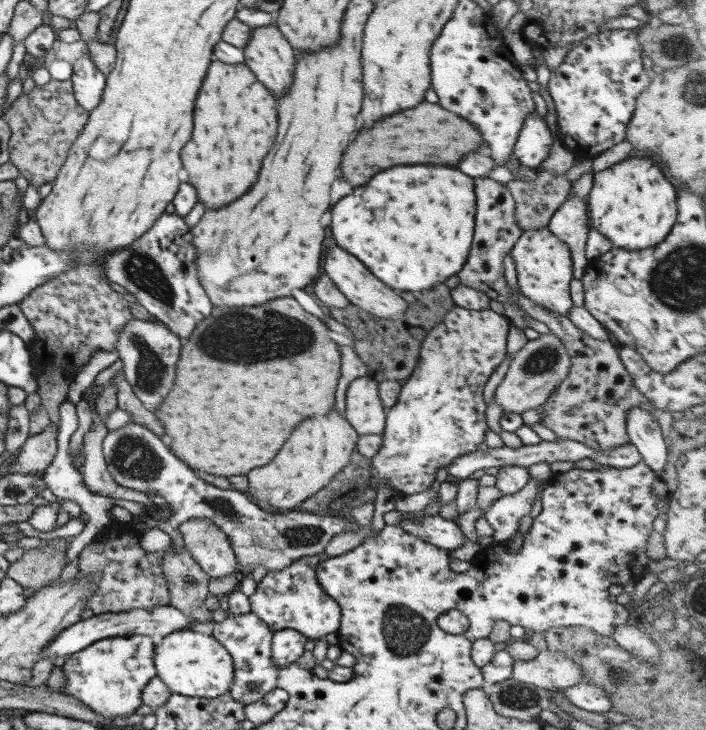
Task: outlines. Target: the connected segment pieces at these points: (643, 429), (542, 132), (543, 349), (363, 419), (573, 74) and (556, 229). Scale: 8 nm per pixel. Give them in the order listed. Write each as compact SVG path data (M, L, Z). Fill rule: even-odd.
M632 408L628 412L626 431L628 431L630 443L642 455L641 462L655 474L662 472L668 464L669 451L656 418L648 410Z
M536 111L525 118L520 129L513 154L521 162L522 166L539 170L542 161L548 156L553 143L553 135L546 125L545 119Z
M552 331L550 334L541 334L520 348L512 357L510 369L496 388L494 401L502 410L522 415L526 410L539 409L548 398L551 398L554 389L568 376L571 367L570 355L565 342Z
M372 377L353 380L346 391L346 419L360 435L384 433L387 412L379 398L379 383Z
M604 29L599 33L583 38L578 44L574 45L572 49L566 54L564 61L558 66L554 72L551 72L549 83L547 85L550 96L552 96L556 107L556 118L559 130L560 141L563 146L573 153L579 160L593 160L601 152L612 148L615 144L620 144L625 140L628 123L631 121L632 115L635 111L636 101L639 94L651 83L651 78L644 69L641 56L641 46L637 39L636 30L608 30Z
M568 194L547 227L569 246L574 267L573 278L581 279L590 261L585 257L585 244L591 228L586 201Z

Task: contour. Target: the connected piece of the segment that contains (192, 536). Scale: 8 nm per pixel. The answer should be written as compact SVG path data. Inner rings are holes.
M191 518L183 522L178 529L184 538L185 548L210 578L217 578L219 582L222 577L228 576L240 568L237 556L230 546L226 534L210 519Z

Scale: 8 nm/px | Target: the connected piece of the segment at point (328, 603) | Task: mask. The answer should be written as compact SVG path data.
M325 554L308 555L296 559L282 570L267 572L257 584L251 599L251 611L261 618L273 632L291 628L317 641L331 632L337 632L342 618L340 605L325 593L317 579L317 568Z

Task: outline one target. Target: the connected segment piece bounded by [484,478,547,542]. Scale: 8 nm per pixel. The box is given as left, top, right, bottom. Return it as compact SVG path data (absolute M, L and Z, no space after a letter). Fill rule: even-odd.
M530 478L527 485L513 495L502 495L485 510L485 519L494 528L494 540L504 542L519 530L522 516L526 516L532 508L532 502L540 488L545 487L547 481L538 483ZM540 484L542 484L540 486Z

